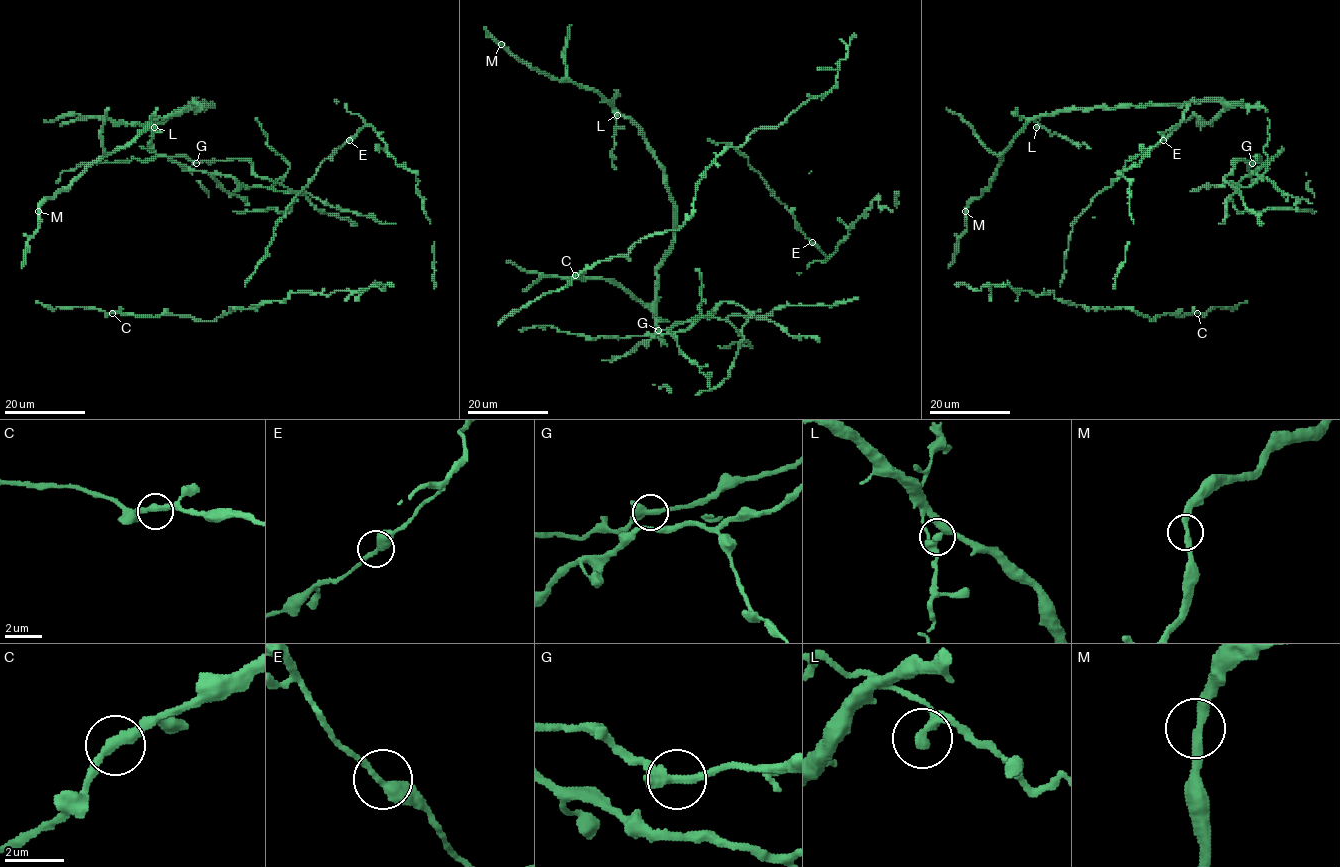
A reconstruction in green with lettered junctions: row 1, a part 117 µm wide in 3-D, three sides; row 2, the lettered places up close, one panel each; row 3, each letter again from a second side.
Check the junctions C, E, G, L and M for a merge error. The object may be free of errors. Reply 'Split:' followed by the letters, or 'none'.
Split: G

